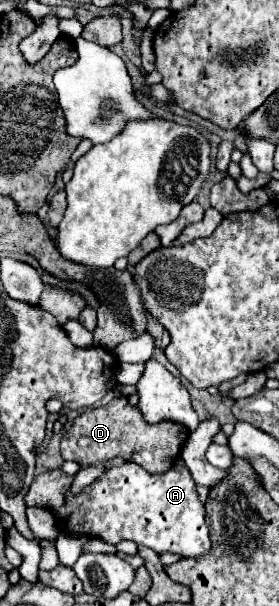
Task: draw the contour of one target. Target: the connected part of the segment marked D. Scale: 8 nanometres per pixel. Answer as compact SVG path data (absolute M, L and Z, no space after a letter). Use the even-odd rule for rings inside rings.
M114 398L106 406L82 412L74 420L72 428L62 436L60 452L64 460L74 460L80 464L80 468L88 468L96 462L106 462L120 456L124 460L138 462L148 472L168 472L168 468L172 468L174 460L180 456L188 434L190 432L182 424L148 424L144 422L140 410L136 406L130 406L126 398Z

